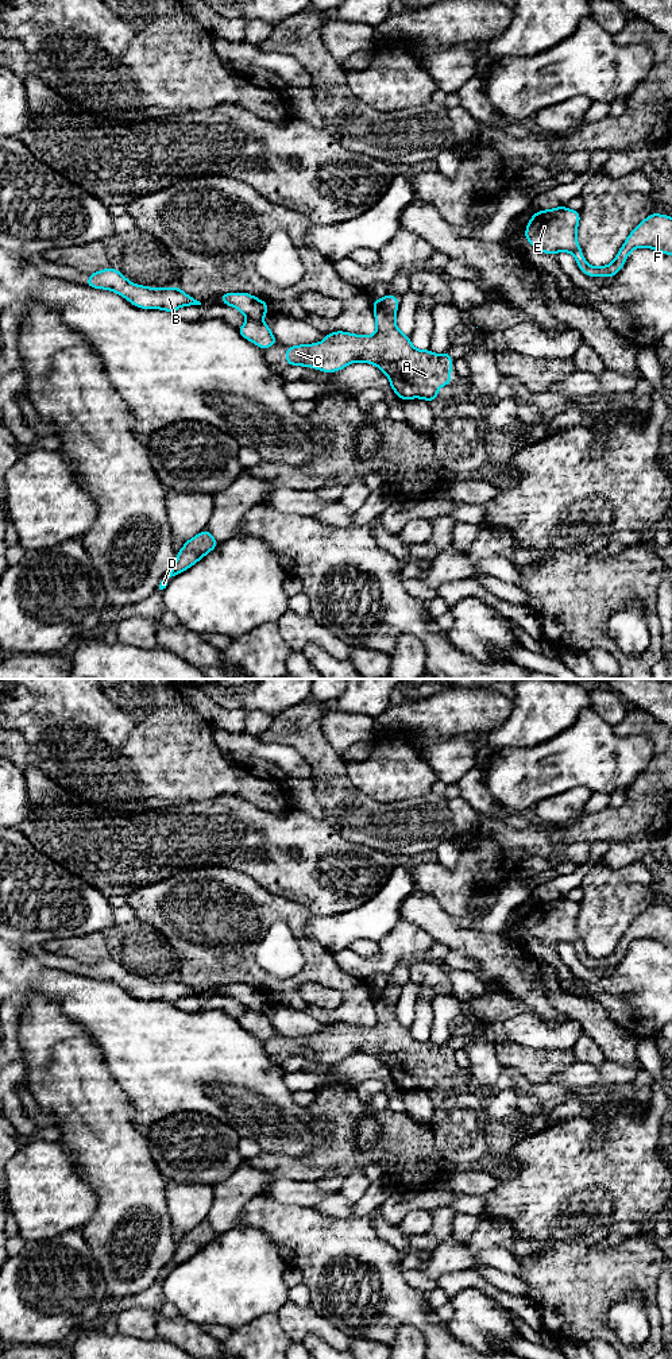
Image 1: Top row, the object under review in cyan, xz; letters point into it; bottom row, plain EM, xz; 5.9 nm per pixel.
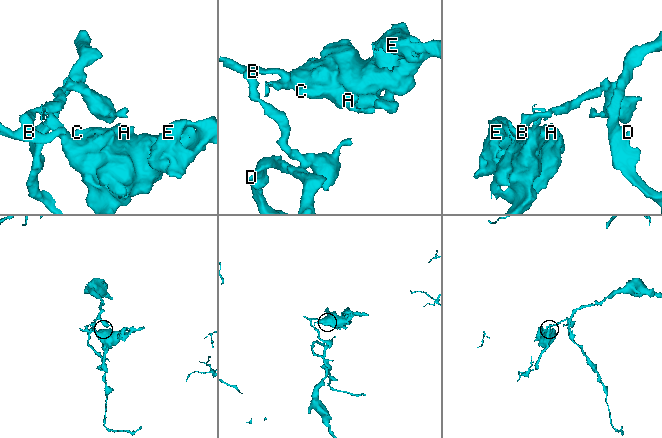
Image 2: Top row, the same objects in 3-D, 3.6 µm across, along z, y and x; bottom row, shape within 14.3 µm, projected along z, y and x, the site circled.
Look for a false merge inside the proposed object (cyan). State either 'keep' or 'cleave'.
cleave

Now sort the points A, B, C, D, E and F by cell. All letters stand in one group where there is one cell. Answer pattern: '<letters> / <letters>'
A C E F / B D

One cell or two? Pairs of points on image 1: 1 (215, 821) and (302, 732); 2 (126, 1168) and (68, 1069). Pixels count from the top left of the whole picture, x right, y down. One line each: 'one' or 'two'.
1: two
2: one

